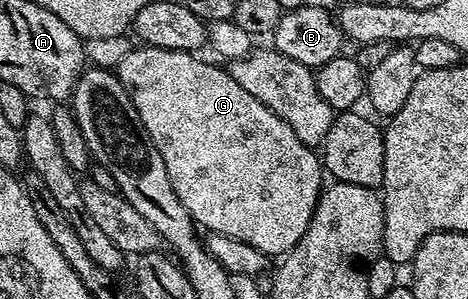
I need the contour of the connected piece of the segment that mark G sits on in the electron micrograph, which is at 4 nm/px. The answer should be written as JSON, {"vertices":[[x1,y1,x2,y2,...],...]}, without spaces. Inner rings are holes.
{"vertices":[[137,45,134,46,131,53,127,53,127,57,123,57,123,61,119,61,115,74,117,80,123,85,123,89,128,93,135,113,139,113,139,121,143,125,143,129,147,129,155,149,159,149,159,157,163,157,163,165,167,165,167,177,171,177,171,185,175,189,175,193,179,193,179,201,183,201,183,209,187,209,187,213,193,218,193,222,197,224,198,228,205,230,206,227,206,232,214,235,226,235,232,239,243,241,247,245,259,249,267,257,284,256,292,251,294,245,307,233,313,211,317,208,317,200,321,198,323,190,322,160,314,148,305,146,299,141,299,137,295,137,295,133,291,129,291,125,287,125,287,121,280,119,270,107,263,105,258,99,251,97,251,93,247,93,247,89,243,89,243,85,239,85,239,81,230,77,224,66,216,67,213,63,204,63,203,60,197,58,201,57,187,51,172,51,171,49]]}

